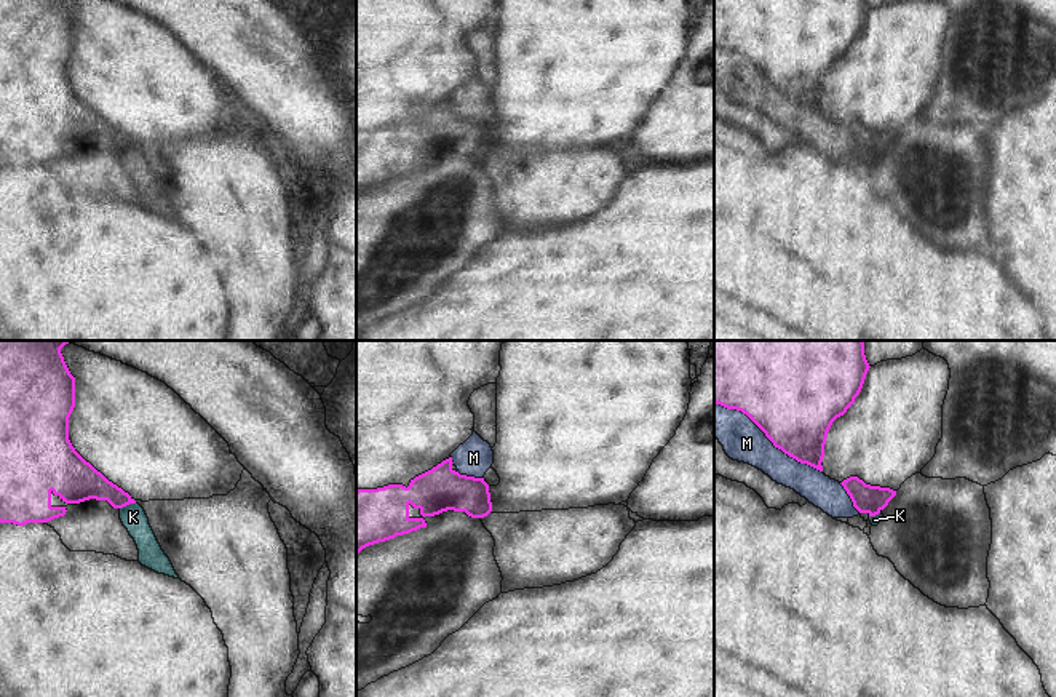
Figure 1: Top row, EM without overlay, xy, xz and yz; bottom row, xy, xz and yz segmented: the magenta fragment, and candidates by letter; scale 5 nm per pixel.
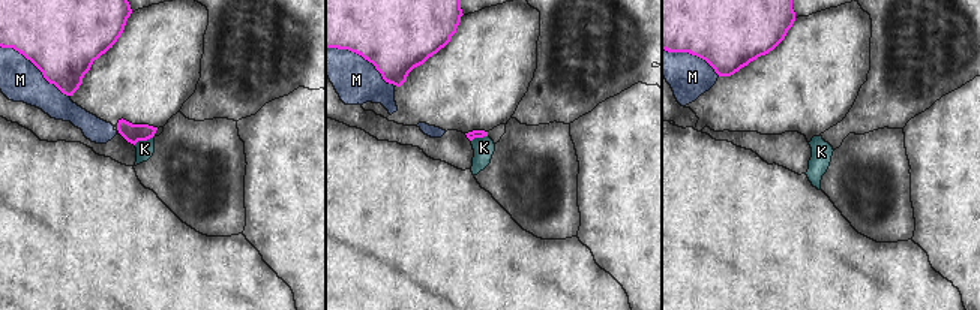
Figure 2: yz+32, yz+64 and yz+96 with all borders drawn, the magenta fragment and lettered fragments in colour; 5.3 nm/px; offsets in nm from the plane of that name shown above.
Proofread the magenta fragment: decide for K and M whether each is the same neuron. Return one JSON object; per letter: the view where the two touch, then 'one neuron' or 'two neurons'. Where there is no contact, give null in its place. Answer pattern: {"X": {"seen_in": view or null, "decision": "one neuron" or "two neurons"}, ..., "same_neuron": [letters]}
{"K": {"seen_in": "xy", "decision": "two neurons"}, "M": {"seen_in": "yz", "decision": "two neurons"}, "same_neuron": []}

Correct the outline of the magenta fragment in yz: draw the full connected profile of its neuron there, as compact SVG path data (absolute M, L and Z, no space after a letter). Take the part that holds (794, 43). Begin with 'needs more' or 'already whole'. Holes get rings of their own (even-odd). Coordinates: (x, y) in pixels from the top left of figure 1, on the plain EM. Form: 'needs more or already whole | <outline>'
already whole | M714 0L714 45L746 56L789 99L823 114L828 74L859 37L869 13L866 0Z

